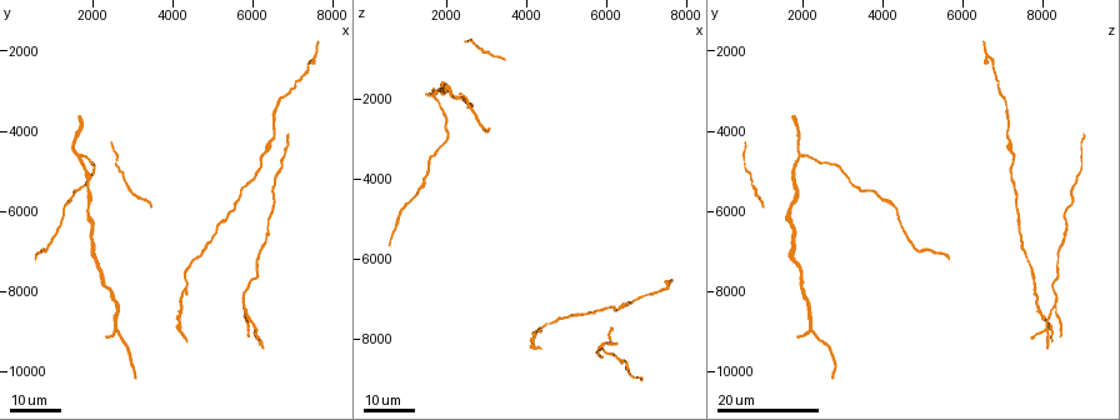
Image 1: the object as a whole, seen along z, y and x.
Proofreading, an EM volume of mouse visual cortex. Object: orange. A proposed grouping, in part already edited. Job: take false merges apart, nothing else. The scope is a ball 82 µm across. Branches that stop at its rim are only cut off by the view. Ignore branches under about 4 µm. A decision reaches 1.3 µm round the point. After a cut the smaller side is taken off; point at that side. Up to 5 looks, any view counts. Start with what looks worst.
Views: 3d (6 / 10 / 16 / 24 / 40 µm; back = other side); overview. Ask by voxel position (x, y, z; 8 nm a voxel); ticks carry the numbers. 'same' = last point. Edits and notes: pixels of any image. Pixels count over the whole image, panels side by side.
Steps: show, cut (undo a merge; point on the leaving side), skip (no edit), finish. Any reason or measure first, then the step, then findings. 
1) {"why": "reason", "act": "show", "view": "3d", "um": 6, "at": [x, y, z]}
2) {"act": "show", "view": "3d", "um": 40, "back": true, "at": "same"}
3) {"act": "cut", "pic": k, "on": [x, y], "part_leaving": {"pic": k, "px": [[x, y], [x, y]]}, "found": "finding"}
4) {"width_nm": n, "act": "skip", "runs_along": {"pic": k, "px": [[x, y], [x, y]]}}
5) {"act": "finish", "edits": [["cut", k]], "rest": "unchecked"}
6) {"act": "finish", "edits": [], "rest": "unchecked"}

{"why": "branch point", "act": "show", "view": "3d", "um": 16, "at": [5800, 8400, 8350]}

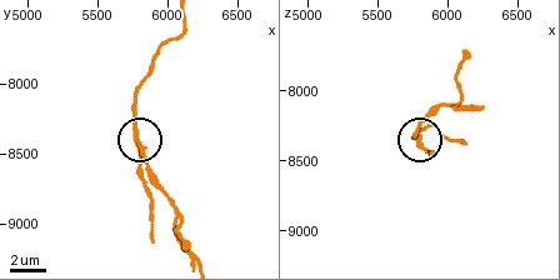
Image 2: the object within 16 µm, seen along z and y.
{"why": "zoom in", "act": "show", "view": "3d", "um": 10, "at": "same"}

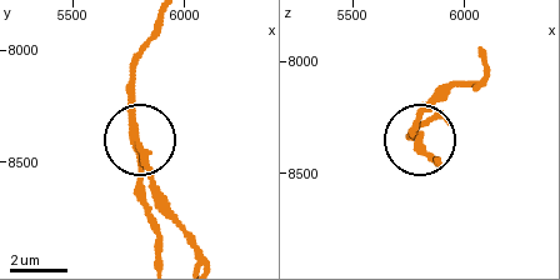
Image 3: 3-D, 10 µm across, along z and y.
{"arms": 3, "act": "cut", "pic": 3, "on": [421, 106], "part_leaving": {"pic": 3, "px": [[131, 115], [156, 205], [194, 255]]}, "found": "two neurons meet here"}

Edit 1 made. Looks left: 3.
{"why": "a narrow waist", "act": "show", "view": "3d", "um": 16, "at": [6050, 7550, 8300]}

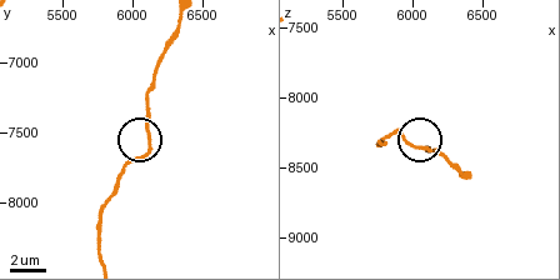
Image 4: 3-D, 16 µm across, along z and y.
{"why": "zoom in", "act": "show", "view": "3d", "um": 10, "at": [6120, 7580, 8400]}

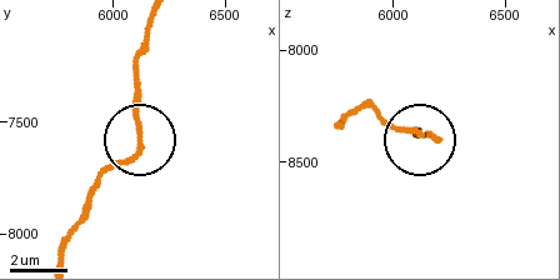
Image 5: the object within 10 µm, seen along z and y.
{"act": "skip", "found": "one neuron here"}

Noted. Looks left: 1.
{"act": "finish", "edits": [["cut", 3]], "rest": "unchecked"}

